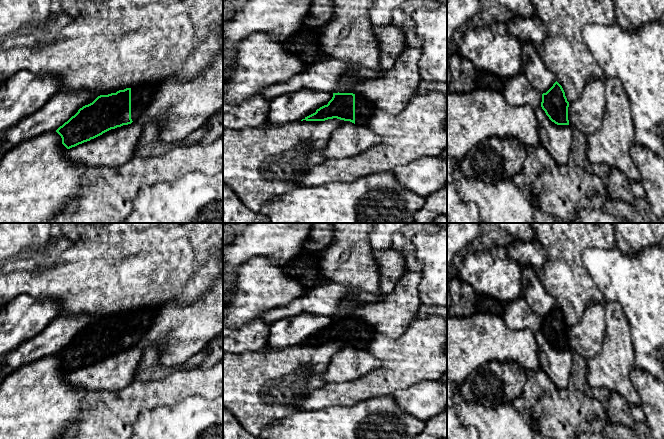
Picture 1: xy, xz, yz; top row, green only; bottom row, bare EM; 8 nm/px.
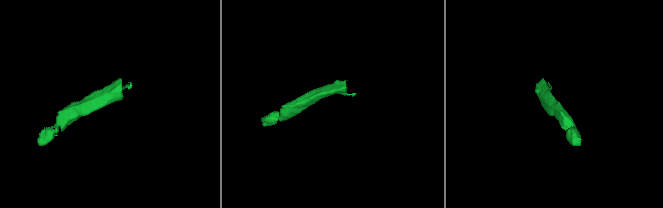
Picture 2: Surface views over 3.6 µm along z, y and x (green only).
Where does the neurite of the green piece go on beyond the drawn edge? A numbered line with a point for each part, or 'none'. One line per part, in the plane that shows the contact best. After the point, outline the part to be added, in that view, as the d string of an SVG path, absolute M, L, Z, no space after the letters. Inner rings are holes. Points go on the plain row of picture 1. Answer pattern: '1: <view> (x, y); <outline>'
1: xy (141, 320); M162 306L141 308L131 312L131 343L133 346L143 341Z

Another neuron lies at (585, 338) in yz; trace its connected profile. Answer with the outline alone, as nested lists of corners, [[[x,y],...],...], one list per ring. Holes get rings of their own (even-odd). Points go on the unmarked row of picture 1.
[[[589,304],[580,321],[569,327],[569,349],[588,361],[600,352],[605,334],[604,306]]]

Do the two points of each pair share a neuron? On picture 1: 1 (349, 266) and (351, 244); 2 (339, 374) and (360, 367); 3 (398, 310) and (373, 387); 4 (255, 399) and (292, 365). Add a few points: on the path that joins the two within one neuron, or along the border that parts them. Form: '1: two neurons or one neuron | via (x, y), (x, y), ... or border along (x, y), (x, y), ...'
1: one neuron | via (349, 261), (350, 249)
2: one neuron | via (344, 369), (346, 367), (355, 367)
3: two neurons | border along (409, 324), (409, 327), (396, 337), (377, 333)
4: one neuron | via (260, 388), (275, 381), (281, 375)

